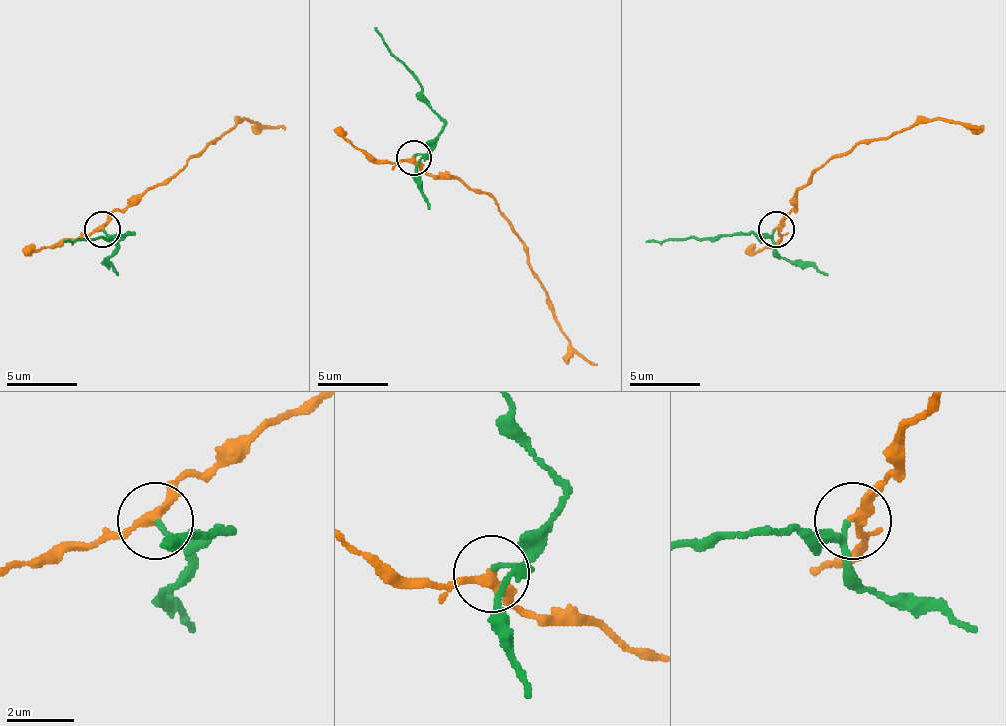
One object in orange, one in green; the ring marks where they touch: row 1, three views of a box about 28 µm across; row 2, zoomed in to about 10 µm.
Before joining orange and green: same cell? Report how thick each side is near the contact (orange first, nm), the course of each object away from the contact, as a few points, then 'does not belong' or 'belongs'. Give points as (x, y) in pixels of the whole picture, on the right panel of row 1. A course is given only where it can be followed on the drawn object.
260/140 nm | orange via (777, 230), (795, 209), (795, 195), (858, 142), (886, 138), (922, 120), (950, 120), (982, 127) | green via (773, 230), (770, 237), (738, 233), (646, 241) | does not belong

